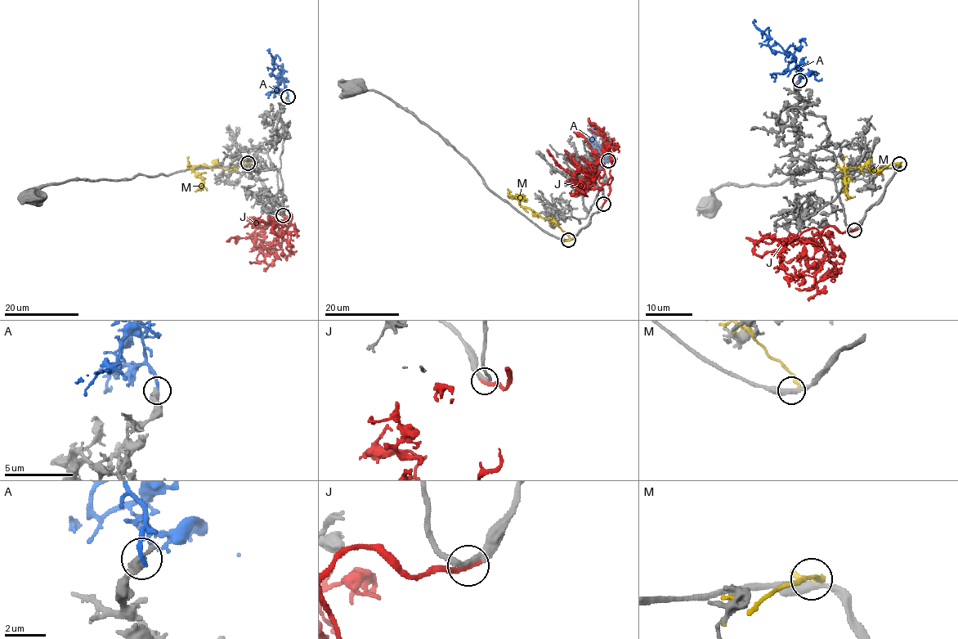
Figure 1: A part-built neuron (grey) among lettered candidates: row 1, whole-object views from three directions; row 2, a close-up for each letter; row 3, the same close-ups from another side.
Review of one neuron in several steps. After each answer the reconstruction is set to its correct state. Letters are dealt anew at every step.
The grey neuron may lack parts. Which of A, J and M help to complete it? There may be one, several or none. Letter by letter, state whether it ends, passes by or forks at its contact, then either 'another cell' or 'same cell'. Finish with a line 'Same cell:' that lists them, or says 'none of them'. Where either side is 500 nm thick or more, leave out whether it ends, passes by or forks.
A: another cell
J: it ends there; same cell
M: it ends there; another cell
Same cell: J

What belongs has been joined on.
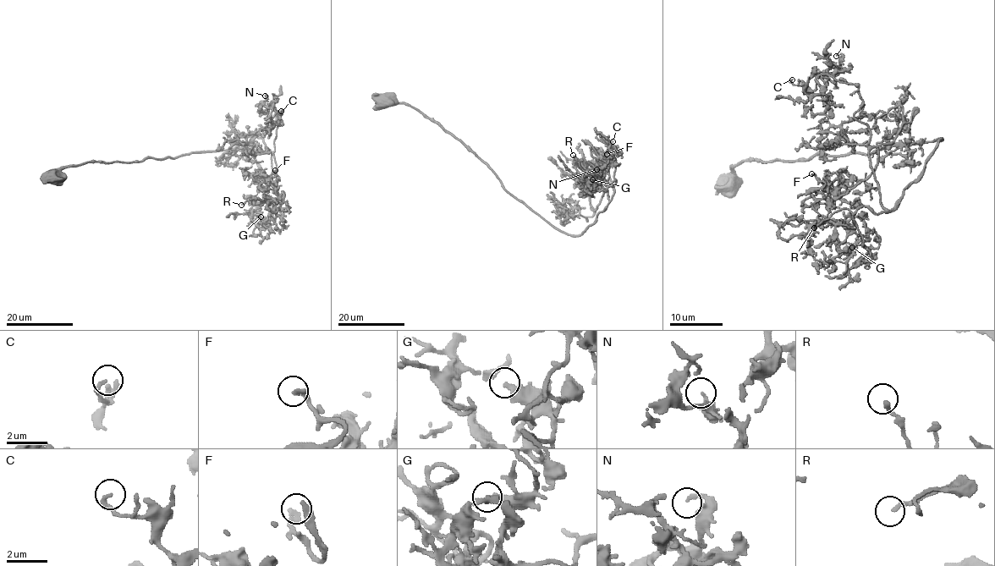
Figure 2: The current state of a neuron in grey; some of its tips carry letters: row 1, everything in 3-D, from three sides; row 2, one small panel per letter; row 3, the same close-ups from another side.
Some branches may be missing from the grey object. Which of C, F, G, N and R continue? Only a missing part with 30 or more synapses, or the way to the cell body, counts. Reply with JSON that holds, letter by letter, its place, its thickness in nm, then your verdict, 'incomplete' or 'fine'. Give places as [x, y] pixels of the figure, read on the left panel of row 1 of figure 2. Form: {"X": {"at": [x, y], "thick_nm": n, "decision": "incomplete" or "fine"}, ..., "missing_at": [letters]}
{"C": {"at": [281, 111], "thick_nm": 200, "decision": "fine"}, "F": {"at": [275, 170], "thick_nm": 240, "decision": "incomplete"}, "G": {"at": [261, 217], "thick_nm": 340, "decision": "fine"}, "N": {"at": [265, 96], "thick_nm": 160, "decision": "incomplete"}, "R": {"at": [241, 205], "thick_nm": 200, "decision": "fine"}, "missing_at": ["F", "N"]}

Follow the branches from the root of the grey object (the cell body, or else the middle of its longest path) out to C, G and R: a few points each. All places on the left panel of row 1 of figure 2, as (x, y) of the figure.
C: (53, 177), (59, 168), (86, 162), (141, 162), (247, 148), (277, 193), (275, 109), (277, 122), (281, 111)
G: (53, 177), (86, 162), (247, 148), (273, 189), (284, 194), (279, 214), (273, 208), (267, 226), (261, 217)
R: (53, 177), (86, 162), (247, 148), (284, 195), (277, 215), (262, 200), (241, 205)

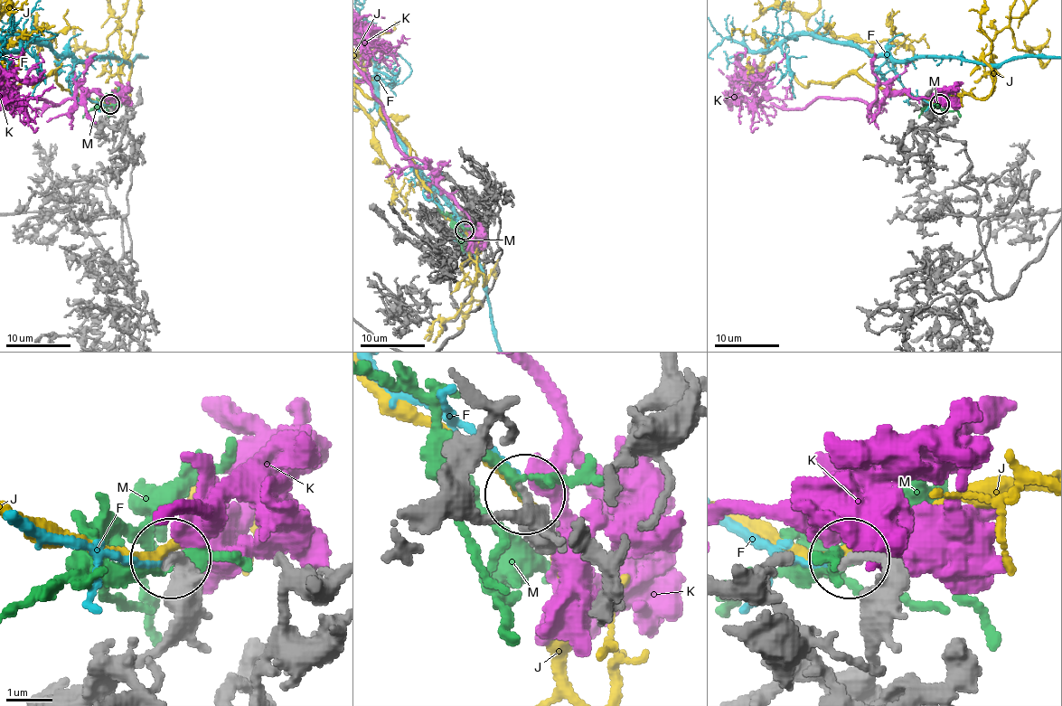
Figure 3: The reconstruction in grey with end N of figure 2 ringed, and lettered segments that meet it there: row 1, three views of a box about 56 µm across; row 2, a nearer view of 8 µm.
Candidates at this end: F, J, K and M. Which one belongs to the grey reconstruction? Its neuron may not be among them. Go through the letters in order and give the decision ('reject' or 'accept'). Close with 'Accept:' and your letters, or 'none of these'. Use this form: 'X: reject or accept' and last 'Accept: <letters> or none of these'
F: reject
J: reject
K: reject
M: accept
Accept: M

